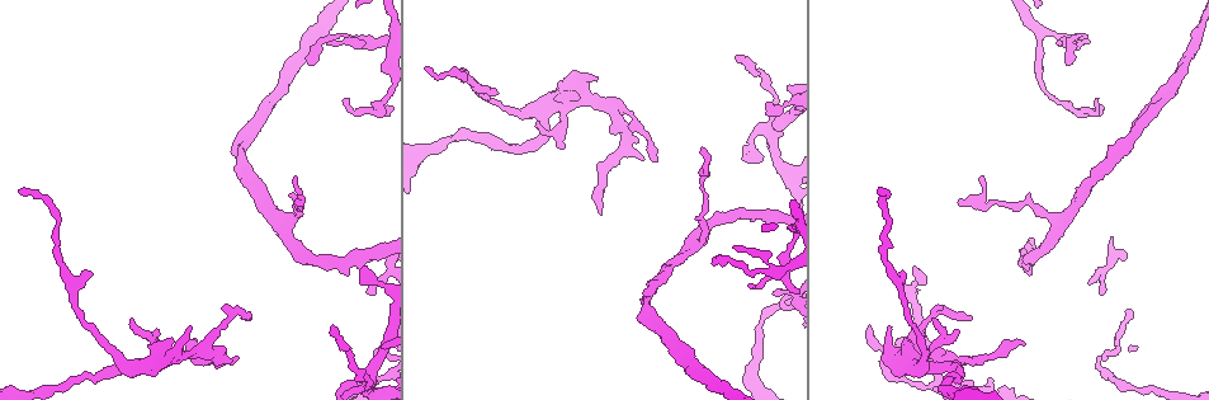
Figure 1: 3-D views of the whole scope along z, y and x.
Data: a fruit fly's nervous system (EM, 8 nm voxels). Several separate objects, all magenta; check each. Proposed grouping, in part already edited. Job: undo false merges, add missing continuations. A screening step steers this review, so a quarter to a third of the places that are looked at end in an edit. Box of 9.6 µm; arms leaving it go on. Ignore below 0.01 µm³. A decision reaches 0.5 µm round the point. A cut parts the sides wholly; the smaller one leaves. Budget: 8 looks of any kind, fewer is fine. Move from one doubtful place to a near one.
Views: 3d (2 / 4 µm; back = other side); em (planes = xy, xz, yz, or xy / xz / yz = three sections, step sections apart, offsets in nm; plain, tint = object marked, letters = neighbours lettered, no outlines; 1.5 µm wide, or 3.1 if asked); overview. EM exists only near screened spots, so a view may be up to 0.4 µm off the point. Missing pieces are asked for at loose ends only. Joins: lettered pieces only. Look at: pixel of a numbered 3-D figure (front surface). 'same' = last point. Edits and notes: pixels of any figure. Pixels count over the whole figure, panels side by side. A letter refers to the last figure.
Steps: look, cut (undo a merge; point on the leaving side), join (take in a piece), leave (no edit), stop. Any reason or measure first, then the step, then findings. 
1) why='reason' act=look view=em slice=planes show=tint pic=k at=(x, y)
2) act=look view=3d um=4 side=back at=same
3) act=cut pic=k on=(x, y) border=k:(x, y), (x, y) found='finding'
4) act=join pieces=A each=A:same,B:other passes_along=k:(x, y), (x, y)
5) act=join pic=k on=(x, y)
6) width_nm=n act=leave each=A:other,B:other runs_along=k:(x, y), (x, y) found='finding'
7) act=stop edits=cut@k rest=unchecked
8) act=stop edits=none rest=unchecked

why='a narrow waist' act=look view=3d um=4 pic=1 at=(998, 205)

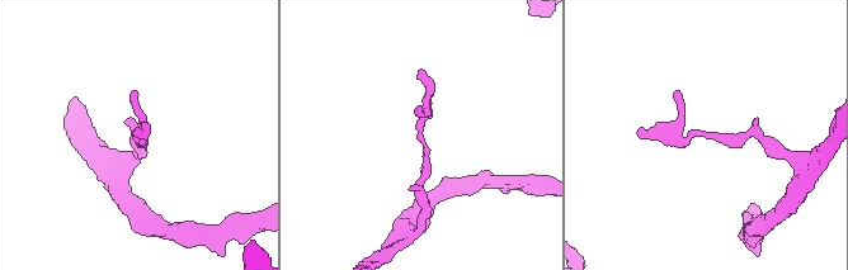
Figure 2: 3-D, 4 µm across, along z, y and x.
act=look view=em slice=planes show=letters pic=2 at=(701, 136)

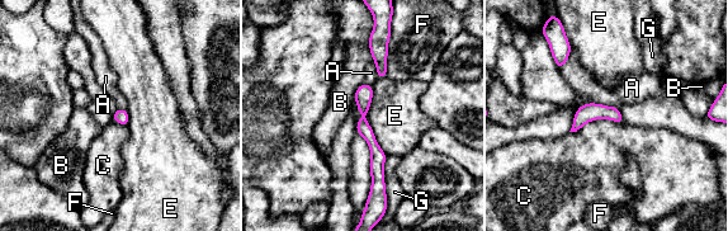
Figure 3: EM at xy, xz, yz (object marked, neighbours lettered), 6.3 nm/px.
width_nm=100 act=leave each=A:other,B:other,C:other,E:other,F:other,G:other runs_along=3:(364, 86), (377, 193) found='one cell here'

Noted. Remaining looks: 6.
why='free end' act=look view=3d um=4 pic=1 at=(773, 292)

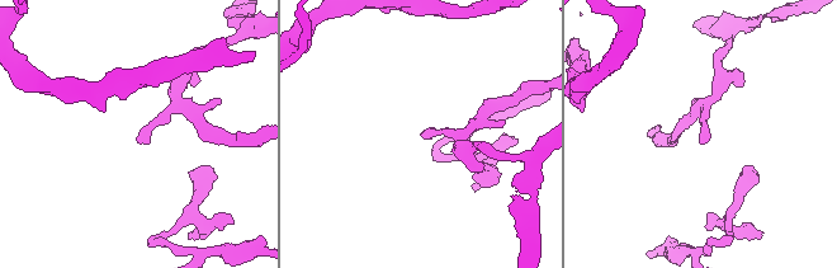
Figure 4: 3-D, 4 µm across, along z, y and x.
why='need the tissue' act=look view=em slice=yz step=8 show=tint pic=4 at=(703, 142)

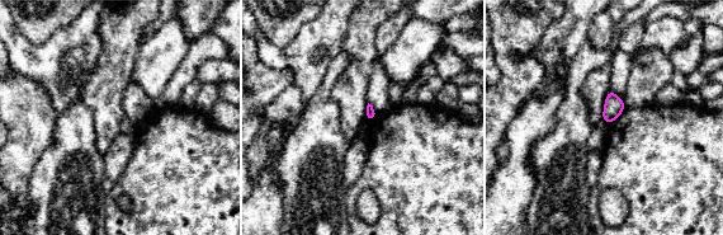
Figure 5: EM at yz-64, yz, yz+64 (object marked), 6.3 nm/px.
why='another direction' act=look view=em slice=planes show=letters at=same

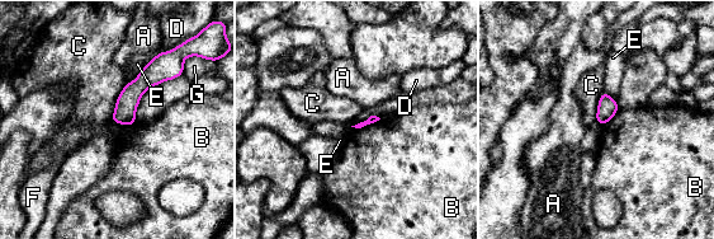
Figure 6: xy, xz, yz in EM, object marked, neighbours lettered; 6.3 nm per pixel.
act=leave each=A:other,B:other,C:other,D:other,E:other,F:other,G:other runs_along=6:(161, 57), (117, 120) found='no lettered piece goes on from it'

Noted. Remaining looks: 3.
why='branch stops here' act=look view=3d um=4 pic=1 at=(912, 269)

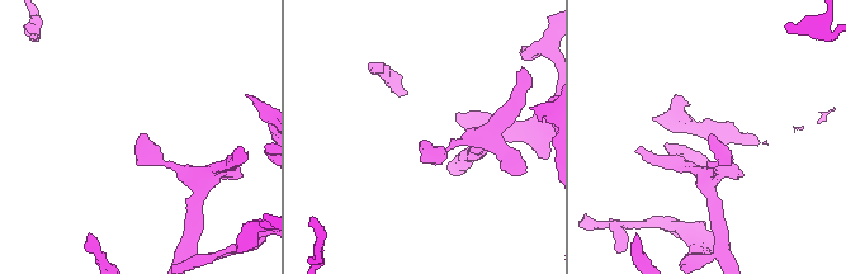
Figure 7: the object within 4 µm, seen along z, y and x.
why='shape alone is not enough' act=look view=em slice=yz step=8 show=letters pic=7 at=(710, 139)

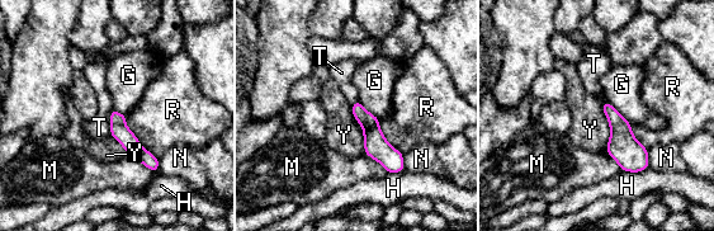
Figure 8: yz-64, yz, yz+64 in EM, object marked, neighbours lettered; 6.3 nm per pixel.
act=look view=em slice=planes show=letters at=same

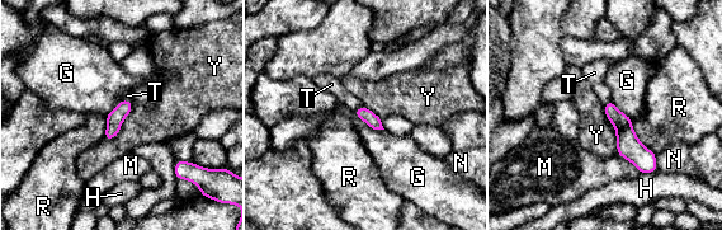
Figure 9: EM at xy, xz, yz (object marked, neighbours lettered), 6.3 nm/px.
act=leave each=G:other,H:other,M:other,N:other,R:other,T:other,Y:other runs_along=9:(609, 106), (627, 142), (652, 168) found='no lettered piece goes on from it'

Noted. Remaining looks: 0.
act=stop edits=none rest=unchecked

